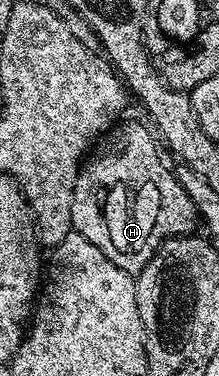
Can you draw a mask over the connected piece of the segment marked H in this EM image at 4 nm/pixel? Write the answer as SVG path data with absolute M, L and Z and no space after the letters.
M117 122L103 136L104 148L81 166L72 202L72 226L86 240L100 247L119 269L138 273L167 239L177 239L180 235L190 235L197 230L198 212L194 201L190 201L186 189L182 189L170 167L168 171L167 165L160 160L161 148L153 132L148 132L140 123L124 122Z

